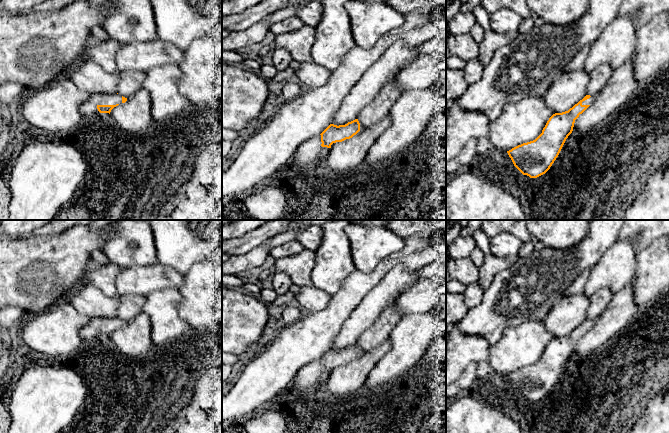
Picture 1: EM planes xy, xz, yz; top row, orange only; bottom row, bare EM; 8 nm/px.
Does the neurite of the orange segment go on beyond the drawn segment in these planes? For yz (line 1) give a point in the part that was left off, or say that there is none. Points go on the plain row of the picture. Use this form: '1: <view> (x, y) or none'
1: yz (589, 325)

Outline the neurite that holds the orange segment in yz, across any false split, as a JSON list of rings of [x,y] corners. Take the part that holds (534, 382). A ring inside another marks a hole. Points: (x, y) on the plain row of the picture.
[[[598,317],[593,320],[586,319],[568,335],[553,338],[535,364],[507,375],[514,390],[530,402],[545,398],[572,357],[575,344],[596,324],[597,320]]]

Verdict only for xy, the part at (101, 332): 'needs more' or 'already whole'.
needs more

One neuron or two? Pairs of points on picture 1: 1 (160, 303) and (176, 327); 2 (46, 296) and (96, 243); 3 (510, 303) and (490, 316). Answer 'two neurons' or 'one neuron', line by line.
1: one neuron
2: one neuron
3: one neuron

